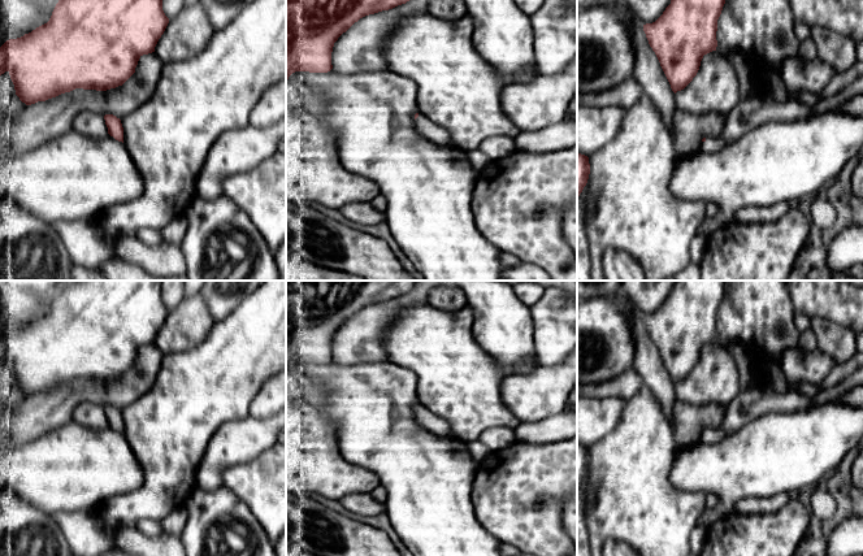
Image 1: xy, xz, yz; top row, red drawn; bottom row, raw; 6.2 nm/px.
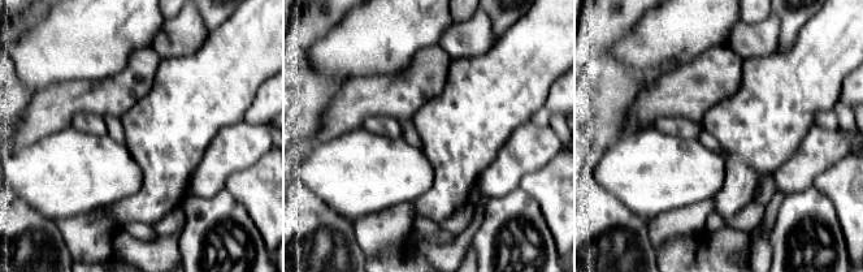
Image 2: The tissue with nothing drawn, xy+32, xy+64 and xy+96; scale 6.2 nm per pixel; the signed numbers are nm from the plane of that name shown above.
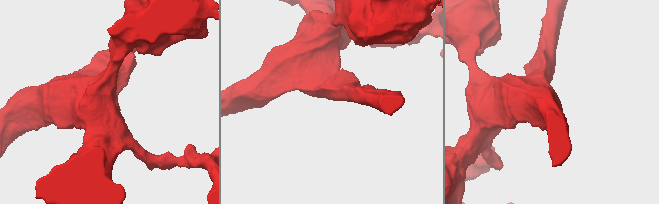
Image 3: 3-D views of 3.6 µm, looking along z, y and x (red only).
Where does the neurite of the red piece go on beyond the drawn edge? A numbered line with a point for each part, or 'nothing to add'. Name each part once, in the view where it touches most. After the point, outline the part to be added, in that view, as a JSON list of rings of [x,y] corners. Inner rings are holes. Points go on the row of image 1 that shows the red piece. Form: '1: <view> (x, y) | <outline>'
1: xz (436, 134) | [[[419,113],[419,117],[415,120],[416,129],[420,135],[435,143],[437,145],[450,145],[451,136],[448,131],[435,123],[433,123],[424,114]]]

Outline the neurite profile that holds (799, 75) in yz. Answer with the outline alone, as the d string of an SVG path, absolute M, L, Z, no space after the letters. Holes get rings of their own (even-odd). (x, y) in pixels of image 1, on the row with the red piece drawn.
M797 56L784 62L780 75L789 99L794 100L798 92L820 94L837 73L837 68L824 62L820 57L806 61Z

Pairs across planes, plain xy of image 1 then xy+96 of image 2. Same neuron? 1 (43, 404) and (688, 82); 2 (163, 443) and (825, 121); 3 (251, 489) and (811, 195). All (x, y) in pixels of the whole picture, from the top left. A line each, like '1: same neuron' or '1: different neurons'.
1: same neuron
2: different neurons
3: different neurons

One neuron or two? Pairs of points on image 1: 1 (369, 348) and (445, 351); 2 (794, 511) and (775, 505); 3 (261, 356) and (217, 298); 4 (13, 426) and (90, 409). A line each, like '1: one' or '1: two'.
1: two
2: two
3: two
4: two

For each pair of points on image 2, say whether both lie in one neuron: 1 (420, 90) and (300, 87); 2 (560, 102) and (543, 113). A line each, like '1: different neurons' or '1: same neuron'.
1: different neurons
2: same neuron

